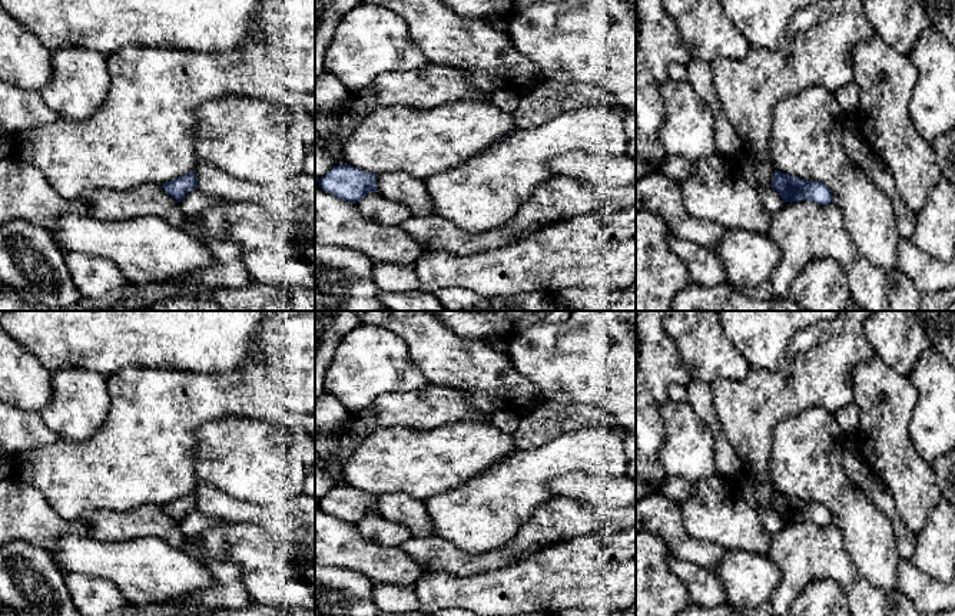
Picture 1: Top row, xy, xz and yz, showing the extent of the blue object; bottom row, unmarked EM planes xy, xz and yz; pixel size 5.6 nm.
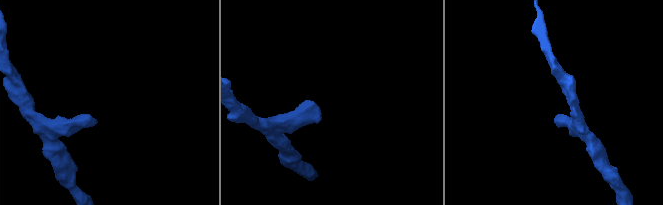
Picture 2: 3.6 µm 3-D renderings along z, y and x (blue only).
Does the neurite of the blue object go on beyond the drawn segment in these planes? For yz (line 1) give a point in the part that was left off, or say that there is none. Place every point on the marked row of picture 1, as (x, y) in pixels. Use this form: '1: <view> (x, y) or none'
1: none

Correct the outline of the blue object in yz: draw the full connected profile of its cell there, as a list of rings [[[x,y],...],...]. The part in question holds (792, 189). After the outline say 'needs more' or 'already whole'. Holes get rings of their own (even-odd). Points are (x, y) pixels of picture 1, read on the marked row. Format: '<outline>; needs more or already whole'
[[[775,170],[772,188],[780,195],[783,202],[810,201],[818,205],[833,202],[832,191],[822,182],[805,181]]]; already whole

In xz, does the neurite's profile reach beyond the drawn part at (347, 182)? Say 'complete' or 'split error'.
complete

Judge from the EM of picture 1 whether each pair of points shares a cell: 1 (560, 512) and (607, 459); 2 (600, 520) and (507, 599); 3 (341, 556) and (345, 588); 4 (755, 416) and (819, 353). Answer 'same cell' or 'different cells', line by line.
1: different cells
2: different cells
3: different cells
4: same cell

